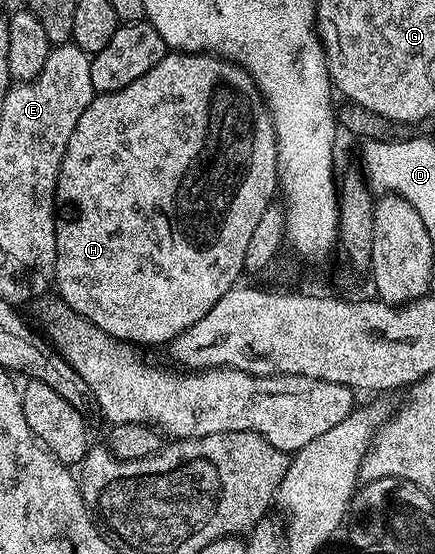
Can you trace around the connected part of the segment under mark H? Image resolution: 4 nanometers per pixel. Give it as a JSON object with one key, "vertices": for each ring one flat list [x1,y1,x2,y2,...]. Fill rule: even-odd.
{"vertices":[[172,51,165,53,162,61,150,69,150,73,142,73,138,81,130,81,126,89,106,91,97,94,86,105,86,113,78,117,78,125,74,125,74,133,70,133,70,145,66,145,66,153,62,157,62,165,58,169,56,182,56,206,61,212,68,214,68,219,61,218,56,224,56,270,54,280,59,298,74,313,78,313,98,329,102,329,110,337,129,345,140,343,171,344,173,339,190,329,194,321,202,321,228,290,241,282,240,275,245,274,244,262,246,249,249,248,250,237,262,213,273,206,278,195,278,149,272,114,260,93,260,86,250,77,245,67,231,63,221,55,213,55,203,51]]}

